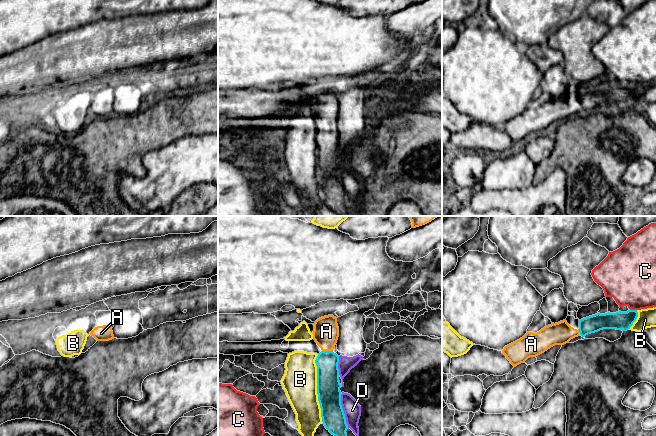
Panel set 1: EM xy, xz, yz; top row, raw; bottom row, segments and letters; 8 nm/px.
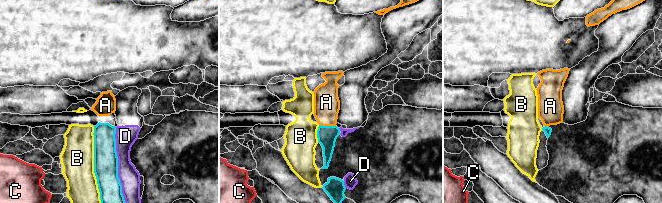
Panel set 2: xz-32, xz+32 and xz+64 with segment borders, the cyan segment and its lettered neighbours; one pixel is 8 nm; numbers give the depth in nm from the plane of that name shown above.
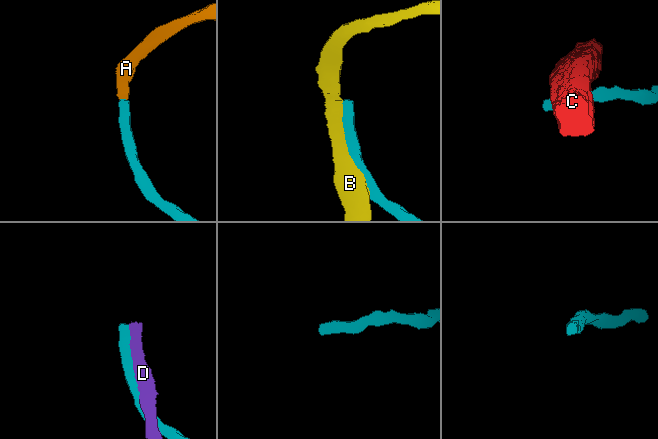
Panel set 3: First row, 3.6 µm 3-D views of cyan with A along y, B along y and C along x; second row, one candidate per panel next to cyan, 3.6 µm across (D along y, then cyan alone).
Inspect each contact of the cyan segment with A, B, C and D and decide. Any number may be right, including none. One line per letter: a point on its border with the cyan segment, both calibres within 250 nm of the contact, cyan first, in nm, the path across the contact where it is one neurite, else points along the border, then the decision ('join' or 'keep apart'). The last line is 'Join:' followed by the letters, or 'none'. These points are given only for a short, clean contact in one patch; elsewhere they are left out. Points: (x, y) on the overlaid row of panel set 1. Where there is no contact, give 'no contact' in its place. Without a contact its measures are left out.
A: meets cyan in xz at (327, 351); 180 nm thick on the cyan side, 200 nm on the other; runs through xz (328, 382), (327, 351), (326, 331); join
B: meets cyan in xz at (317, 388); 190 nm thick on the cyan side, 280 nm on the other; keep apart
C: meets cyan in yz at (633, 310); 150 nm thick on the cyan side, 400 nm on the other; border along yz (630, 309), (636, 310); keep apart
D: meets cyan in xz at (343, 411); 190 nm thick on the cyan side, 140 nm on the other; keep apart
Join: A

